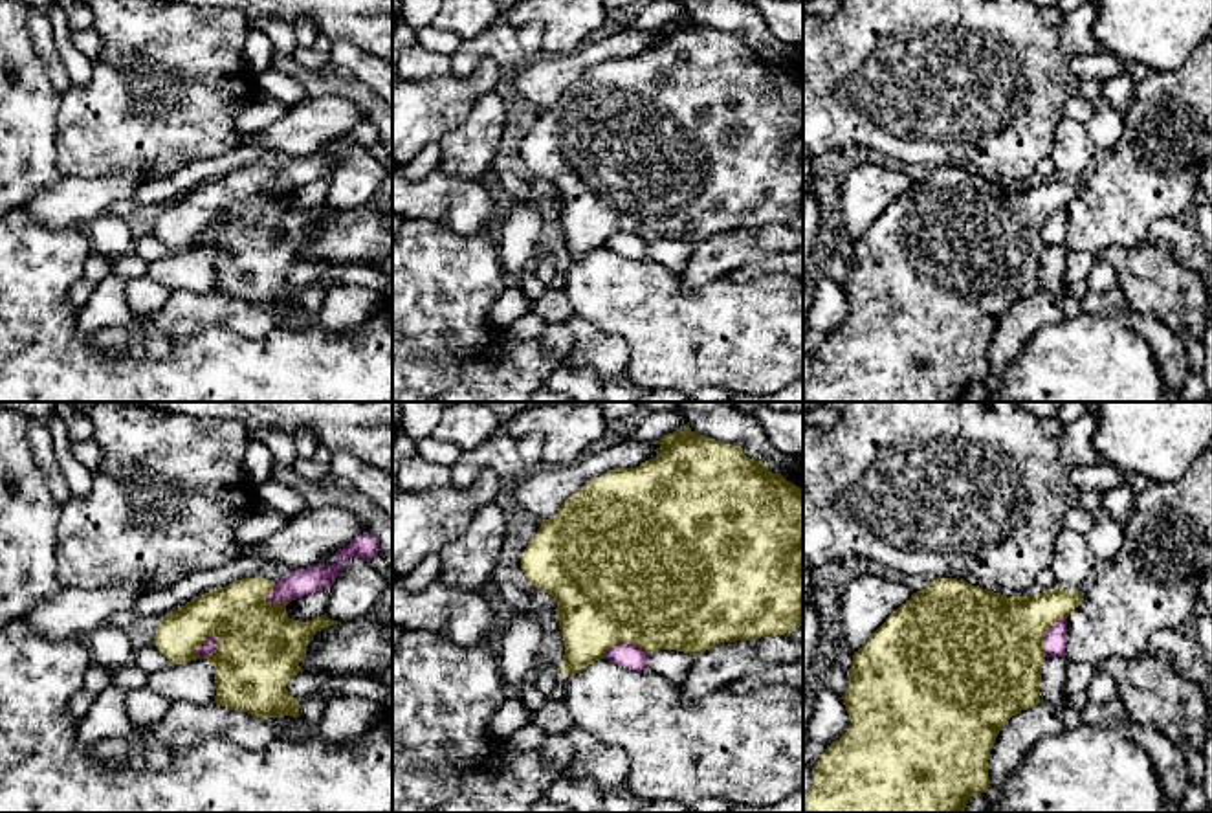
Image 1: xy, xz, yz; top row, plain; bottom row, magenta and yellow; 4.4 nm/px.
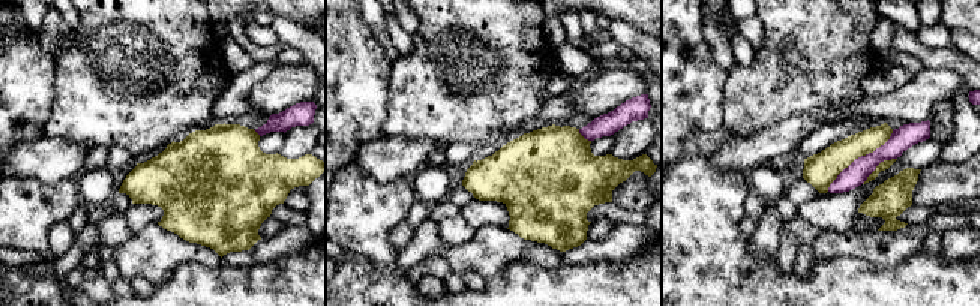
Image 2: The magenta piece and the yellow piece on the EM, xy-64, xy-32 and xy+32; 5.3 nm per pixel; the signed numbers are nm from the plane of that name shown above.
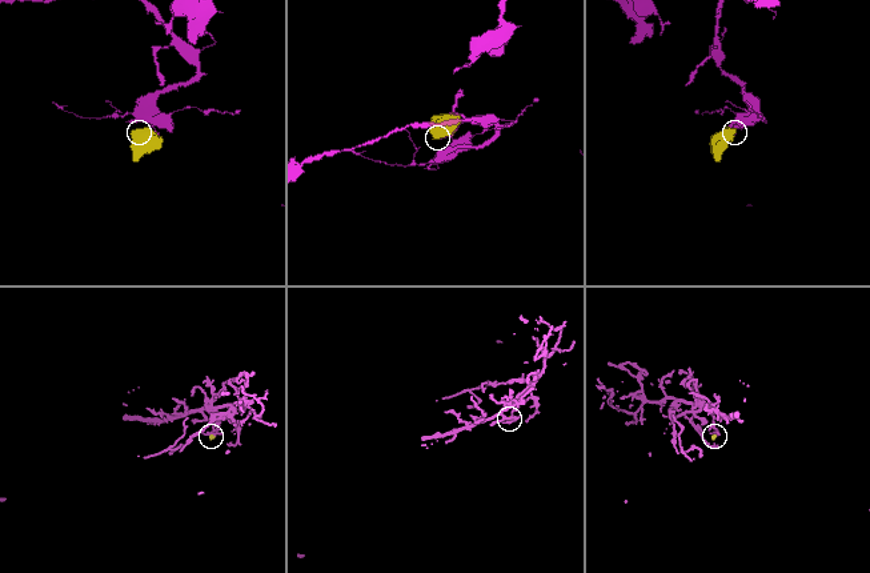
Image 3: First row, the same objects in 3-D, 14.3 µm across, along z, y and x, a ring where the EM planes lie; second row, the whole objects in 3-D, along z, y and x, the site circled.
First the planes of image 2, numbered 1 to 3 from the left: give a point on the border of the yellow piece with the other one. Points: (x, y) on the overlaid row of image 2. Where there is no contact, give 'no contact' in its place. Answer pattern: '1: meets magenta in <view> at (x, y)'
1: meets magenta in xy-64 at (257, 132)
2: meets magenta in xy-32 at (584, 137)
3: meets magenta in xy+32 at (859, 158)

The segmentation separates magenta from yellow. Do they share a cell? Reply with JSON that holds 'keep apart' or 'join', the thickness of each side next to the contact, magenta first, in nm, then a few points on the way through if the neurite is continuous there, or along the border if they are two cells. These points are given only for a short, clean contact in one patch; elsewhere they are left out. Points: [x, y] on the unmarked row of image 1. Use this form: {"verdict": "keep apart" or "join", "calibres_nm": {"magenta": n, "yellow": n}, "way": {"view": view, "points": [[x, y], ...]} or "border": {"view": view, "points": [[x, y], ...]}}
{"verdict": "keep apart", "calibres_nm": {"magenta": 60, "yellow": 380}}

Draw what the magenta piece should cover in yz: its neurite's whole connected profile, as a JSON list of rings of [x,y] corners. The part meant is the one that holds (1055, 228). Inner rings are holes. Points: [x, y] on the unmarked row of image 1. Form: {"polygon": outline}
{"polygon": [[[1067,207],[1056,209],[1043,226],[1045,246],[1062,246],[1067,233]]]}

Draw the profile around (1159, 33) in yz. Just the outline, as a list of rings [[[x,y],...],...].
[[[1096,0],[1091,31],[1120,61],[1179,70],[1212,39],[1212,0]]]

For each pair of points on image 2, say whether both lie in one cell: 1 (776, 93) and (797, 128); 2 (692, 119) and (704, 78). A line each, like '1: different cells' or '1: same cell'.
1: different cells
2: same cell

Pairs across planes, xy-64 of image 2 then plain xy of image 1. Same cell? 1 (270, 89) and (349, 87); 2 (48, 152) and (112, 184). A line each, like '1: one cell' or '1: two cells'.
1: two cells
2: one cell

